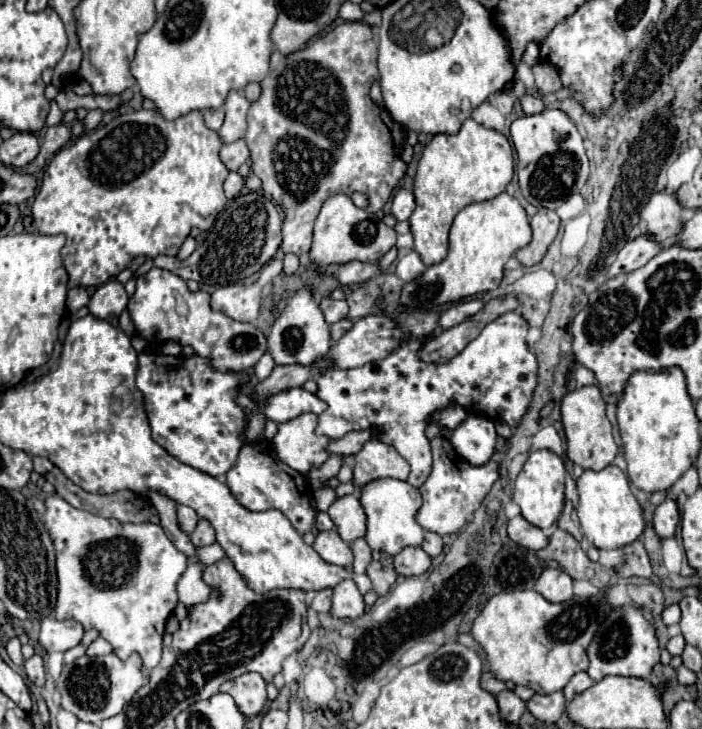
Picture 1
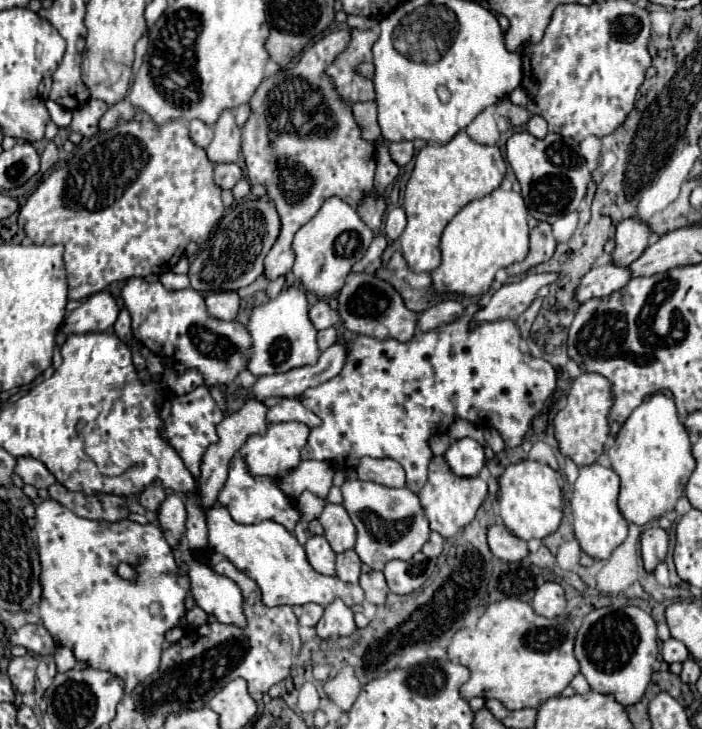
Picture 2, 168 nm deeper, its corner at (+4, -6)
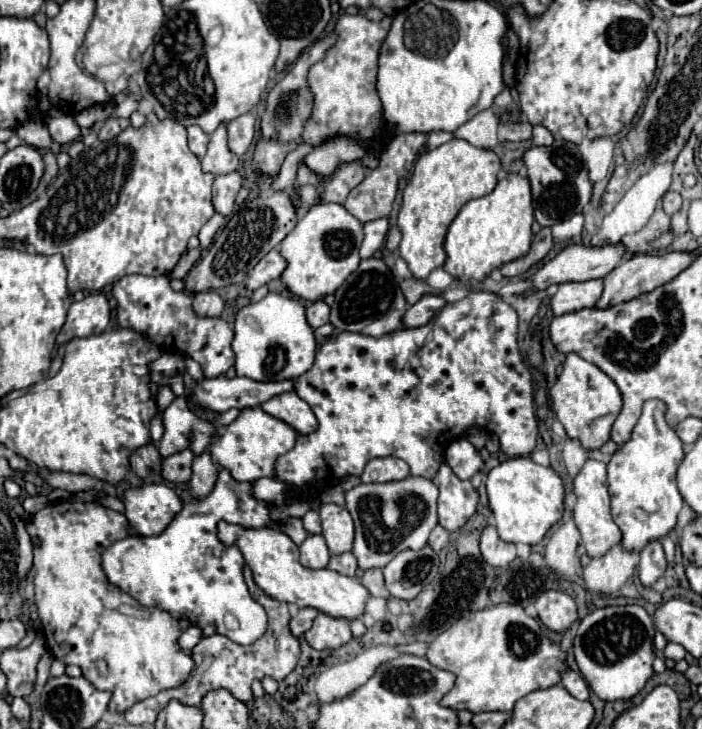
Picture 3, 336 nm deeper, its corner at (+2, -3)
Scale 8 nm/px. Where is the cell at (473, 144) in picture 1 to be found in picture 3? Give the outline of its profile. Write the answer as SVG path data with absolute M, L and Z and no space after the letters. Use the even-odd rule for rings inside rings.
M451 139L417 159L413 177L403 191L403 203L397 217L397 227L403 235L399 255L407 261L417 279L427 279L433 269L443 267L447 259L443 249L447 227L467 201L483 197L495 189L499 169L501 161L493 151L473 147L463 139Z

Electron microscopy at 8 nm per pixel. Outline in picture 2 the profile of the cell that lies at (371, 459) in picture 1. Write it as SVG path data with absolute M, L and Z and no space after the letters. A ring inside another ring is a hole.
M363 458L357 466L357 474L361 480L371 480L371 482L391 486L391 488L405 486L405 470L399 462L391 458L383 458L383 460Z

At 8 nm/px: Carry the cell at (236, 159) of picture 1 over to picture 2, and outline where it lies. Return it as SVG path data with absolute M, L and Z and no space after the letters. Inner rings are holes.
M217 164L215 166L215 182L221 188L233 188L241 176L243 176L243 170L239 164Z

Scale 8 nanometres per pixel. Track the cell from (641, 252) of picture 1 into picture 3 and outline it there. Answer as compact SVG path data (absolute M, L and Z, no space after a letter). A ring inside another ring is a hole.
M595 279L595 281L583 281L583 283L561 283L557 293L551 297L549 305L555 317L559 315L567 315L567 313L575 313L579 309L585 307L593 307L597 303L597 299L601 297L603 291L603 281Z

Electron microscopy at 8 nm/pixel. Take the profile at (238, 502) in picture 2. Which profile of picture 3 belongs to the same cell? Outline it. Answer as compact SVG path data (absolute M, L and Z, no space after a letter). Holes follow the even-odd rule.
M219 469L215 487L205 497L193 497L191 491L185 487L181 491L183 509L173 517L173 521L167 525L167 529L153 537L141 537L141 535L129 535L125 539L119 539L111 543L101 557L101 567L107 575L107 579L117 585L121 591L129 593L139 601L143 607L157 607L167 613L171 613L175 619L187 619L191 625L197 625L199 629L213 625L219 635L229 637L231 641L239 645L251 645L255 643L267 629L267 615L265 609L249 595L247 585L243 581L243 555L237 553L239 549L235 545L227 545L219 541L217 537L217 523L227 521L233 525L241 525L243 529L261 529L269 525L269 505L263 501L257 501L251 495L251 483L237 483L227 473L227 469Z

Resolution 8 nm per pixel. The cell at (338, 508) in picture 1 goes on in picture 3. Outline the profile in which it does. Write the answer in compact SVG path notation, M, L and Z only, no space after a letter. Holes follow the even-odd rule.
M321 505L321 535L327 541L331 555L343 555L353 547L353 519L345 507Z

